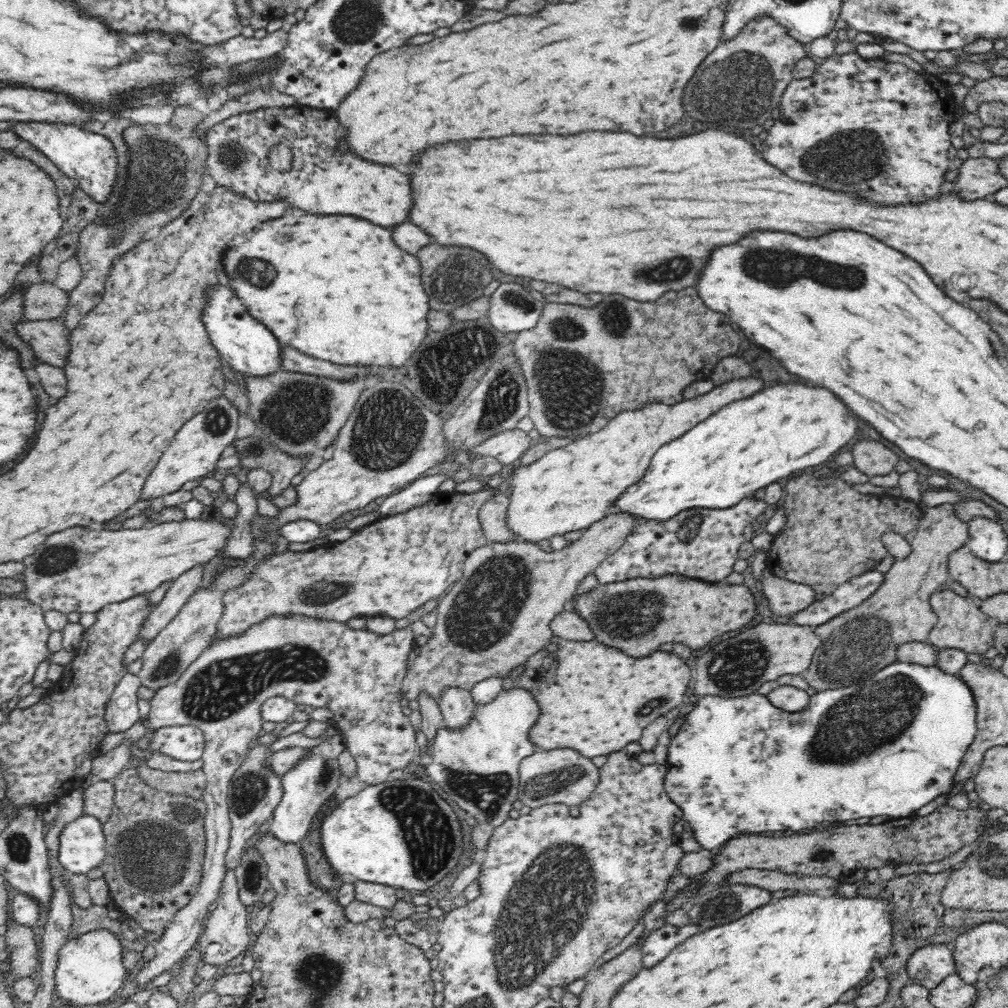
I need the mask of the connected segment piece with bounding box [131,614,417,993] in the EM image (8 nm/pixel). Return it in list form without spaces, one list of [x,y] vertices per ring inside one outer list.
[[[278,614],[270,616],[257,624],[251,625],[246,633],[238,634],[238,636],[224,636],[224,638],[218,638],[213,640],[210,646],[184,671],[184,674],[176,682],[163,686],[156,691],[155,696],[150,699],[151,709],[148,715],[144,719],[139,719],[141,724],[146,728],[146,732],[149,735],[155,730],[161,729],[164,726],[184,726],[194,725],[198,727],[205,738],[205,749],[200,759],[203,761],[203,771],[207,776],[207,783],[205,791],[203,792],[203,801],[206,803],[207,811],[205,814],[205,859],[203,860],[203,874],[200,880],[198,891],[195,892],[193,898],[189,901],[187,906],[184,906],[178,913],[174,915],[172,922],[166,927],[163,934],[152,942],[155,948],[155,955],[152,960],[147,963],[141,963],[136,969],[136,976],[131,981],[136,984],[137,990],[146,990],[148,983],[152,984],[152,981],[160,980],[160,978],[169,970],[173,970],[174,964],[178,963],[181,959],[188,956],[194,948],[197,947],[197,940],[203,933],[203,925],[205,924],[206,914],[209,912],[209,906],[218,900],[219,894],[223,888],[223,880],[227,874],[225,868],[225,857],[229,848],[231,821],[229,819],[229,784],[234,776],[234,773],[240,768],[243,760],[246,758],[248,747],[259,737],[263,718],[261,715],[261,706],[263,702],[270,697],[284,697],[288,700],[294,701],[296,704],[304,704],[305,706],[312,706],[314,709],[326,708],[332,712],[332,718],[330,722],[336,727],[339,734],[342,736],[342,742],[346,749],[348,749],[355,761],[357,762],[357,778],[366,782],[369,785],[377,785],[381,782],[386,782],[391,779],[390,773],[394,770],[400,770],[406,768],[410,764],[410,760],[416,756],[416,735],[410,718],[404,715],[404,706],[402,706],[403,699],[403,682],[408,670],[408,654],[414,650],[416,645],[414,632],[409,628],[395,629],[389,634],[380,635],[368,628],[362,628],[361,630],[354,630],[348,627],[347,623],[338,623],[335,621],[324,621],[320,618],[312,618],[310,616],[304,616],[303,614]]]

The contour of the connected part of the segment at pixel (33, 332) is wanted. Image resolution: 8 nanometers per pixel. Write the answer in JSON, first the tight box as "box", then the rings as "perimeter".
{"box":[16,317,70,368],"perimeter":[[[60,317],[53,321],[20,321],[16,326],[22,341],[33,348],[38,362],[66,368],[70,356],[70,331]]]}

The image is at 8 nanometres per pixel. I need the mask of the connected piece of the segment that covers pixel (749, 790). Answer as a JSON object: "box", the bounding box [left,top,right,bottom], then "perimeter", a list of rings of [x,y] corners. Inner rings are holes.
{"box":[666,660,977,850],"perimeter":[[[898,660],[885,666],[873,677],[852,687],[823,690],[810,698],[810,704],[802,712],[784,712],[778,710],[766,696],[750,694],[746,698],[720,698],[704,696],[698,706],[686,716],[680,732],[672,738],[668,749],[668,774],[666,774],[666,794],[683,812],[683,822],[690,825],[690,831],[703,849],[719,850],[734,836],[744,836],[746,832],[800,832],[814,828],[822,822],[844,822],[854,818],[874,818],[892,816],[896,821],[915,814],[942,794],[950,794],[955,785],[955,776],[960,773],[960,766],[965,752],[977,735],[977,706],[970,687],[959,674],[948,674],[937,666],[922,666],[918,663],[903,663]],[[852,710],[862,714],[860,722],[852,722]]]}

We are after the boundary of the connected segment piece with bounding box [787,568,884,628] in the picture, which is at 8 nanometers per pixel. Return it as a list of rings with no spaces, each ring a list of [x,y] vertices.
[[[875,568],[851,578],[838,586],[831,595],[815,600],[796,614],[788,615],[790,621],[787,624],[816,628],[828,623],[834,616],[862,604],[866,598],[874,594],[875,590],[878,590],[882,580],[884,580],[884,573]]]

